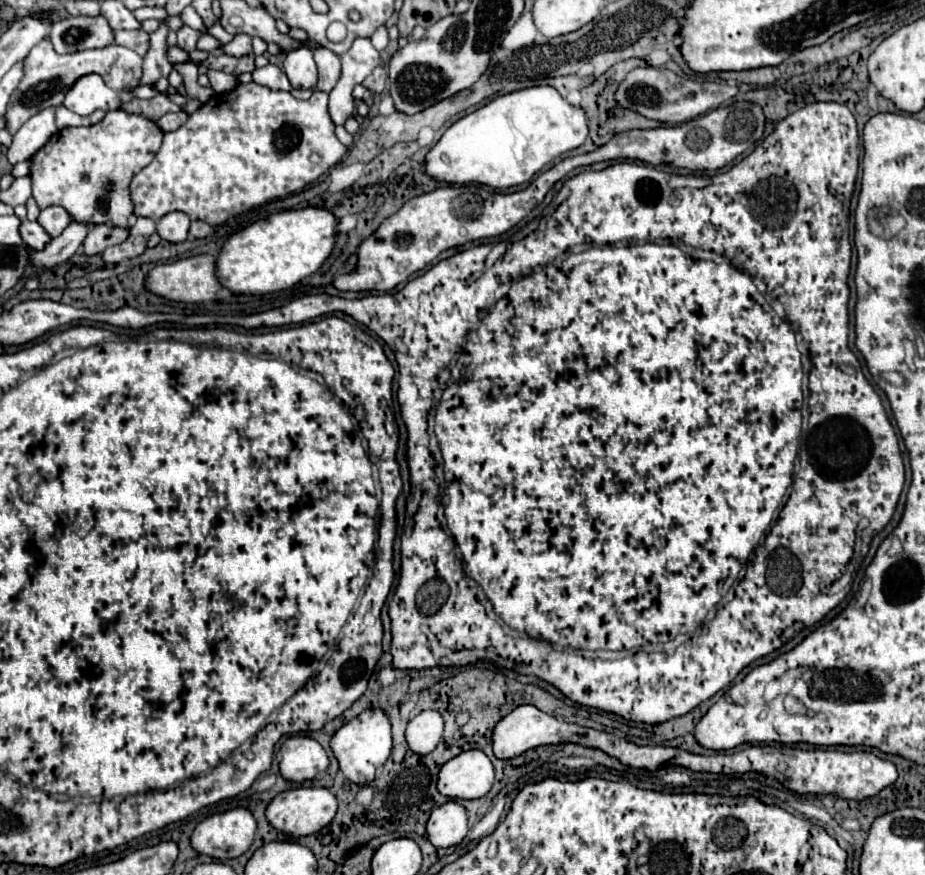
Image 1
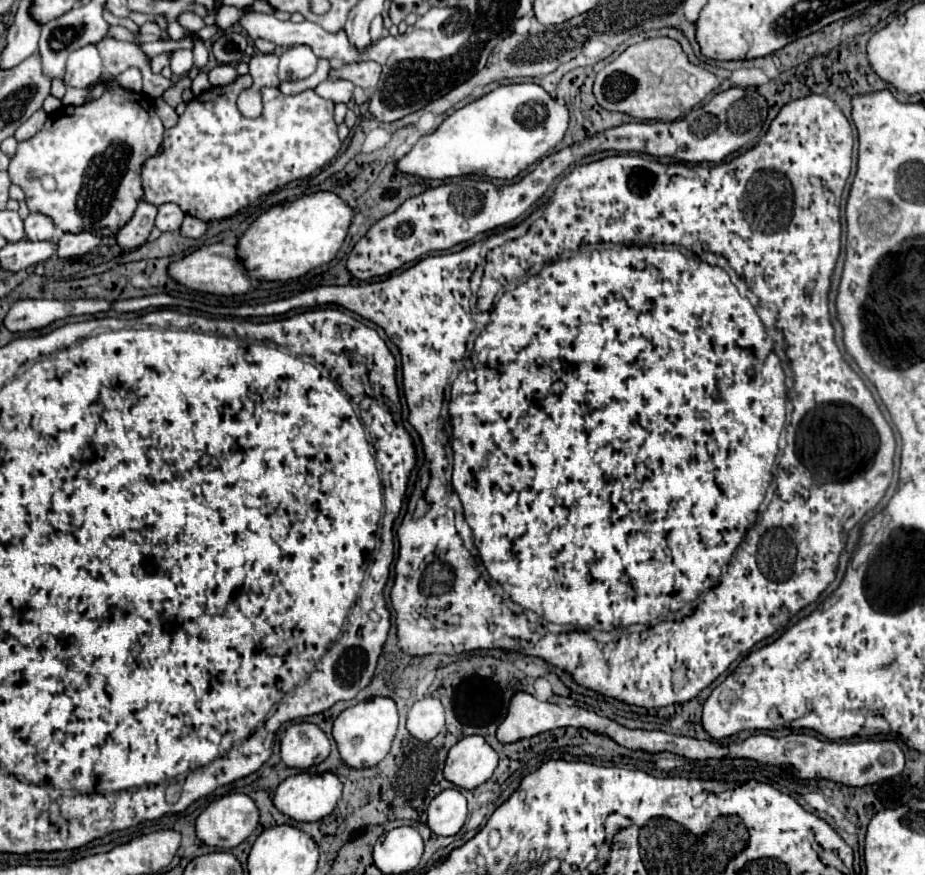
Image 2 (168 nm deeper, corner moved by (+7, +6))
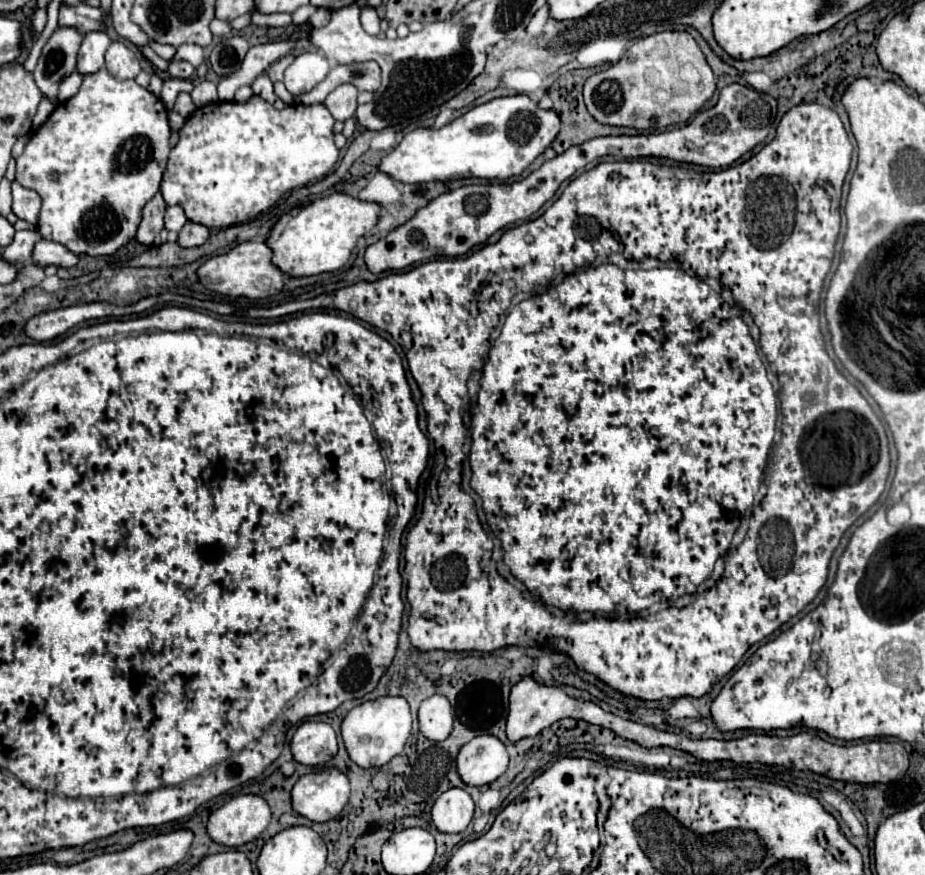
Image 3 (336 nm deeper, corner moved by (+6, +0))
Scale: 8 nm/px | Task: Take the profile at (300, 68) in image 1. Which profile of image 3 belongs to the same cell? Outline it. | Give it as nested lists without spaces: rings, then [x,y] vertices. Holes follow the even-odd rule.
[[[304,52],[284,72],[284,86],[294,96],[310,92],[330,72],[330,62],[320,52]]]

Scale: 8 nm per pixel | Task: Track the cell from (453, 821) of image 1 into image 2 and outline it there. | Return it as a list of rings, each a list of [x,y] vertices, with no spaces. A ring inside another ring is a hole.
[[[447,788],[429,804],[427,826],[439,836],[453,836],[467,818],[467,800],[459,788]]]

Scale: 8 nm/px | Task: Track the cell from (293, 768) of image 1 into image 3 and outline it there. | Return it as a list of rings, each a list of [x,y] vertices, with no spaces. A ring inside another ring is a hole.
[[[304,722],[290,742],[292,758],[304,766],[320,766],[338,752],[336,734],[326,722]]]

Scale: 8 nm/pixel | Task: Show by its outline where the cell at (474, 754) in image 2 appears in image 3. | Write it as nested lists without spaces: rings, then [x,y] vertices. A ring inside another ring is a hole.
[[[476,736],[466,742],[456,758],[456,770],[464,784],[484,786],[504,774],[508,766],[508,752],[494,736]]]

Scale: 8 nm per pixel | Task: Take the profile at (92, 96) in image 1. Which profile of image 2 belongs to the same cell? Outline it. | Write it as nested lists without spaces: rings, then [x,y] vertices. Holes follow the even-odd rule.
[[[87,44],[85,48],[79,48],[69,56],[67,72],[63,76],[63,82],[67,86],[87,88],[91,82],[95,82],[103,72],[101,56],[95,48],[95,44]]]

